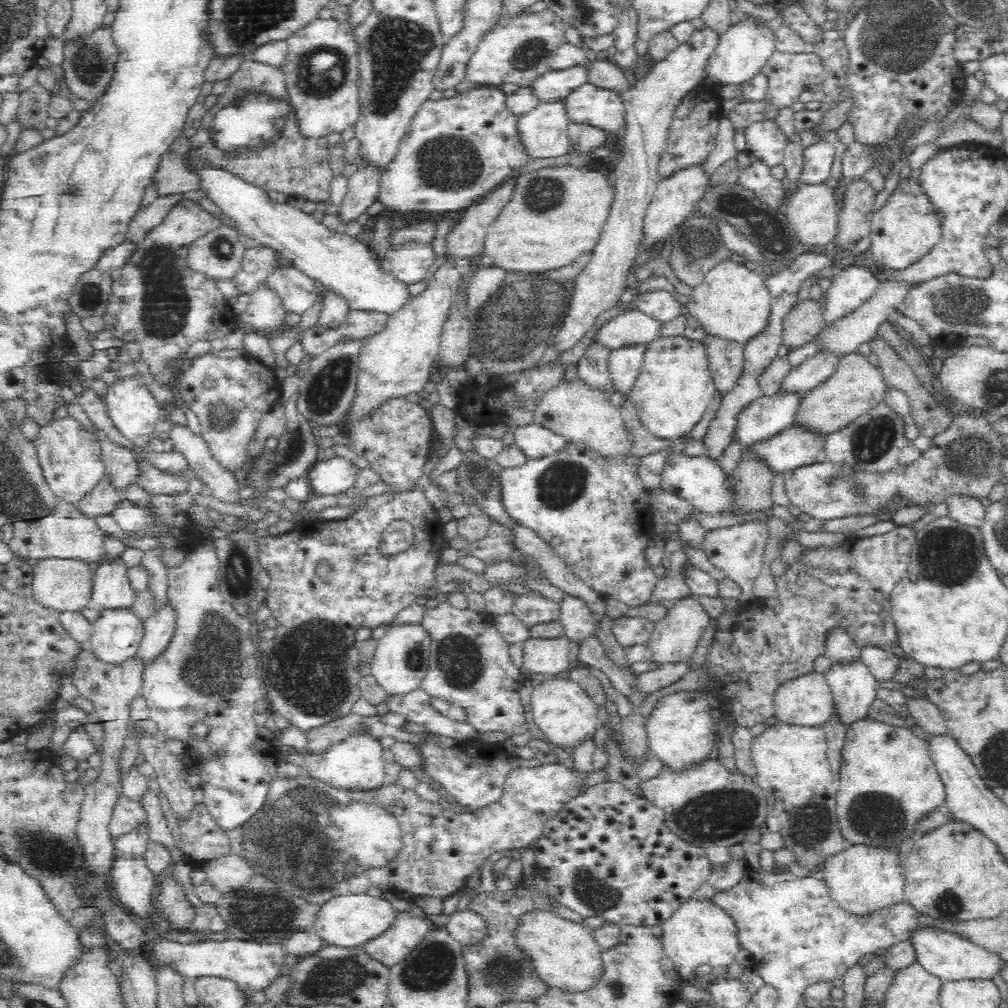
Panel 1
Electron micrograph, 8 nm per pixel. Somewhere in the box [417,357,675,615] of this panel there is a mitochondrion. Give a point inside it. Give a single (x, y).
(560, 484)

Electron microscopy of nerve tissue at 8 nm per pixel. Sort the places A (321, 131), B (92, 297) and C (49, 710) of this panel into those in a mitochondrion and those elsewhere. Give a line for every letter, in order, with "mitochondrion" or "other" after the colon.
A: other
B: mitochondrion
C: other

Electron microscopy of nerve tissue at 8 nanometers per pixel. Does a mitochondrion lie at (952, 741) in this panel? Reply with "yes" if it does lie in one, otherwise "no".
no

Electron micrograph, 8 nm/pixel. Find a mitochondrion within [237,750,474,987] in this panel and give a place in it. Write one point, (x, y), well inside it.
(284, 904)

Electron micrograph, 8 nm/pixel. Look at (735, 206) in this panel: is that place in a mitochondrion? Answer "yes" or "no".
yes

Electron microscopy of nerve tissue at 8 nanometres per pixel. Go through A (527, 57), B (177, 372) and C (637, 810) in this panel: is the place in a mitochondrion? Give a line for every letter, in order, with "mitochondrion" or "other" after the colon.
A: mitochondrion
B: other
C: other

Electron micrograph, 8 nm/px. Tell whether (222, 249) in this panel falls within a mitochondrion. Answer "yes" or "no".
yes

